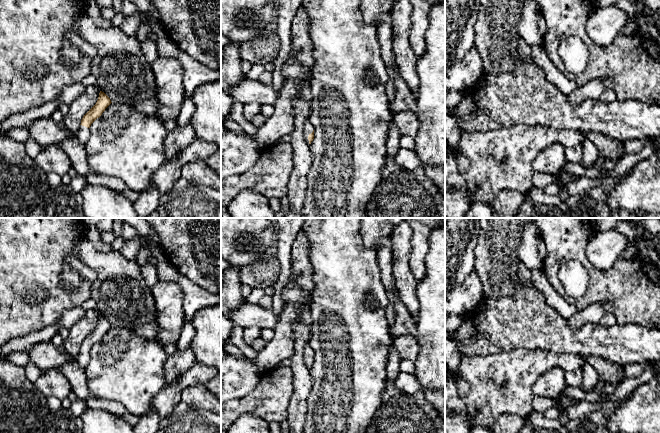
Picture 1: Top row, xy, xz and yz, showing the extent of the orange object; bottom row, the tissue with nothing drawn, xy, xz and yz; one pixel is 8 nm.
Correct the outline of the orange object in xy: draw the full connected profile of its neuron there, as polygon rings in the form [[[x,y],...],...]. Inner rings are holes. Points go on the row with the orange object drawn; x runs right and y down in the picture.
[[[100,91],[96,104],[83,116],[80,127],[75,133],[76,139],[83,146],[85,146],[90,137],[91,124],[102,115],[111,103],[110,98],[104,92]]]

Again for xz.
[[[309,120],[304,123],[303,135],[305,141],[311,144],[314,139],[314,127]]]

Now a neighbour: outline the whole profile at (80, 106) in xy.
[[[97,85],[87,86],[85,92],[69,105],[69,112],[63,123],[70,132],[77,132],[83,116],[96,104],[99,93]]]

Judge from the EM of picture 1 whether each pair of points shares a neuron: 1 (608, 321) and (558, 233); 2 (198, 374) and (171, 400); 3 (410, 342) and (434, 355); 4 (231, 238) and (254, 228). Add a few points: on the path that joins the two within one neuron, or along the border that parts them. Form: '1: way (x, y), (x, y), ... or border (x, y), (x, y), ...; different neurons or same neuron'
1: border (607, 312), (614, 316), (617, 324); different neurons
2: way (190, 378), (175, 392); same neuron
3: border (417, 336), (418, 356), (414, 362); different neurons
4: way (237, 232), (248, 231); same neuron

